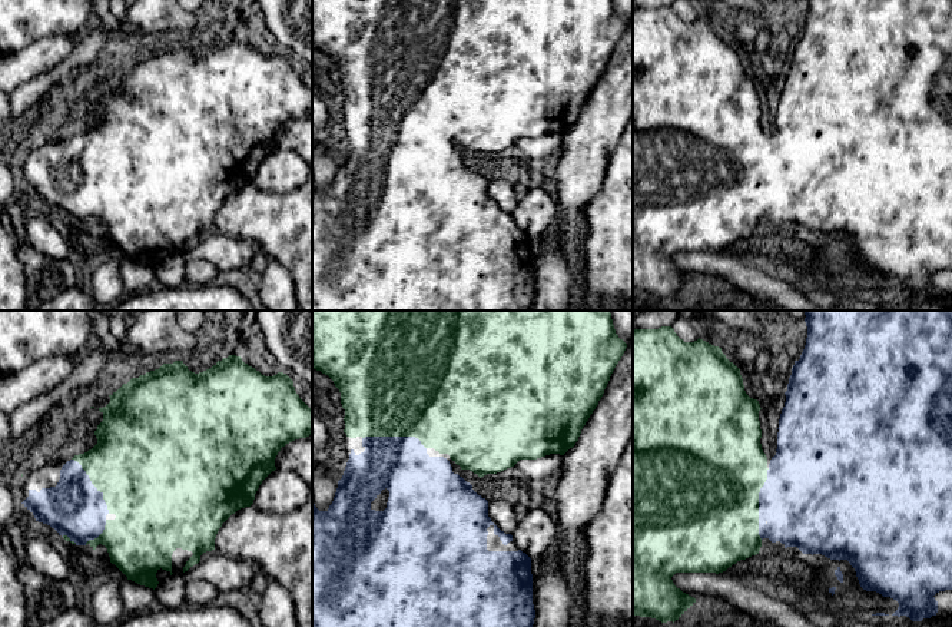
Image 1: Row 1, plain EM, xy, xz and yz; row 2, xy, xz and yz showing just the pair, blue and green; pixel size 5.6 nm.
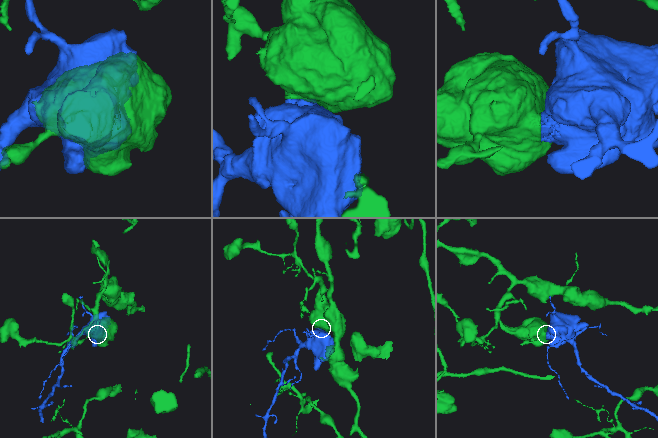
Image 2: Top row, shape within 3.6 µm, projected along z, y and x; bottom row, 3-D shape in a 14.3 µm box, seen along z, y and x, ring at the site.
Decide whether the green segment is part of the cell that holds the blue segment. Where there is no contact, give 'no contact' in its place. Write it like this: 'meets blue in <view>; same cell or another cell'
meets blue in yz; same cell

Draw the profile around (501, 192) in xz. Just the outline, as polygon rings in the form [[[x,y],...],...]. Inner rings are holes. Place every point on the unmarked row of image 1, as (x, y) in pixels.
[[[492,179],[488,182],[488,196],[505,213],[513,213],[518,205],[514,186],[504,179]]]

